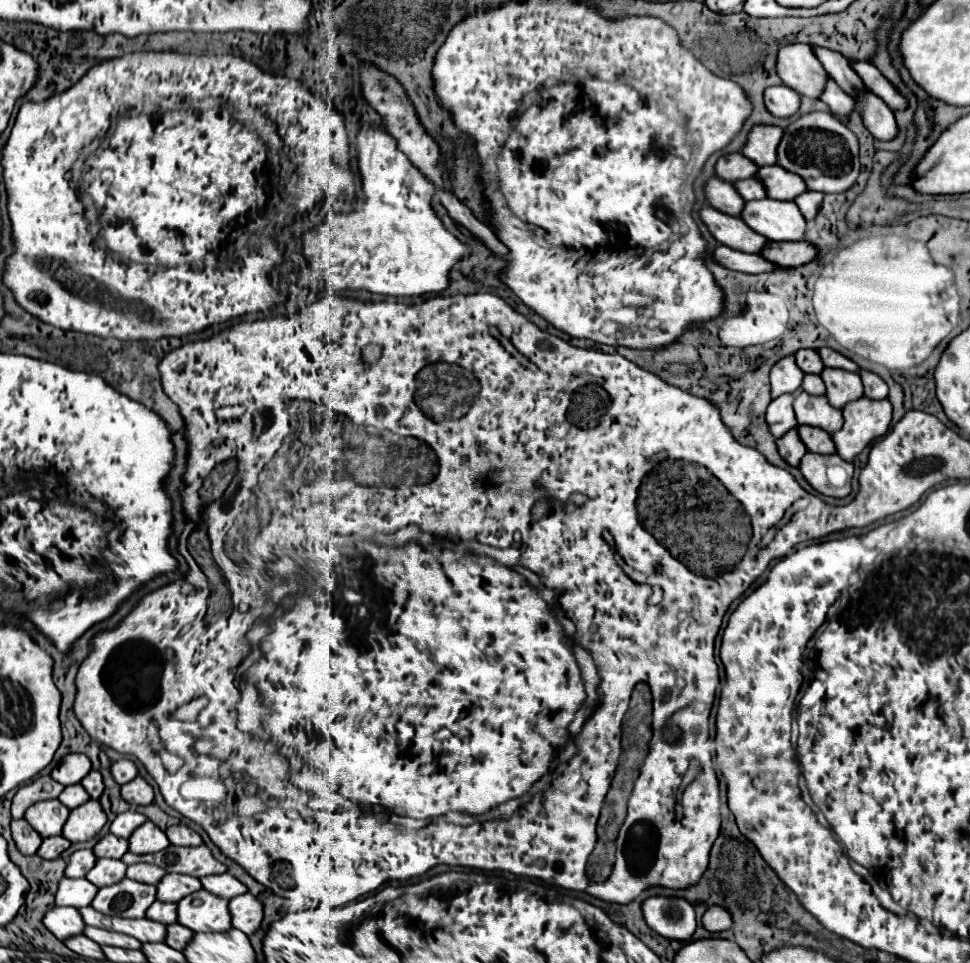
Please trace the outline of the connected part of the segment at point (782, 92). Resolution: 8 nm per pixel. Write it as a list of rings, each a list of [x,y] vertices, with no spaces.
[[[772,86],[764,90],[764,104],[772,116],[788,118],[800,108],[800,94],[792,92],[788,86]]]

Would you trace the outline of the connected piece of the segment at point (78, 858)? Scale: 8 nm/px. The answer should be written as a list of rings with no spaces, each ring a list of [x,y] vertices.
[[[76,850],[70,856],[70,862],[64,870],[66,878],[82,878],[86,876],[86,872],[96,864],[96,856],[92,854],[92,850]]]

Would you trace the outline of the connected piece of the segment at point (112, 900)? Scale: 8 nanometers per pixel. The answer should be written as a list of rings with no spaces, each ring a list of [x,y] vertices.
[[[124,878],[112,886],[98,890],[92,900],[92,908],[120,918],[144,918],[146,910],[156,900],[156,886],[140,884],[130,878]]]

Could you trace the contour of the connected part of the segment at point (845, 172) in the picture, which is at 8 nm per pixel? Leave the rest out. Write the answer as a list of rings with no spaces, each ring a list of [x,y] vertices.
[[[808,112],[794,120],[788,128],[784,128],[776,164],[804,178],[808,190],[816,190],[822,194],[838,194],[848,190],[860,174],[858,142],[854,132],[850,132],[836,116],[828,112]]]

